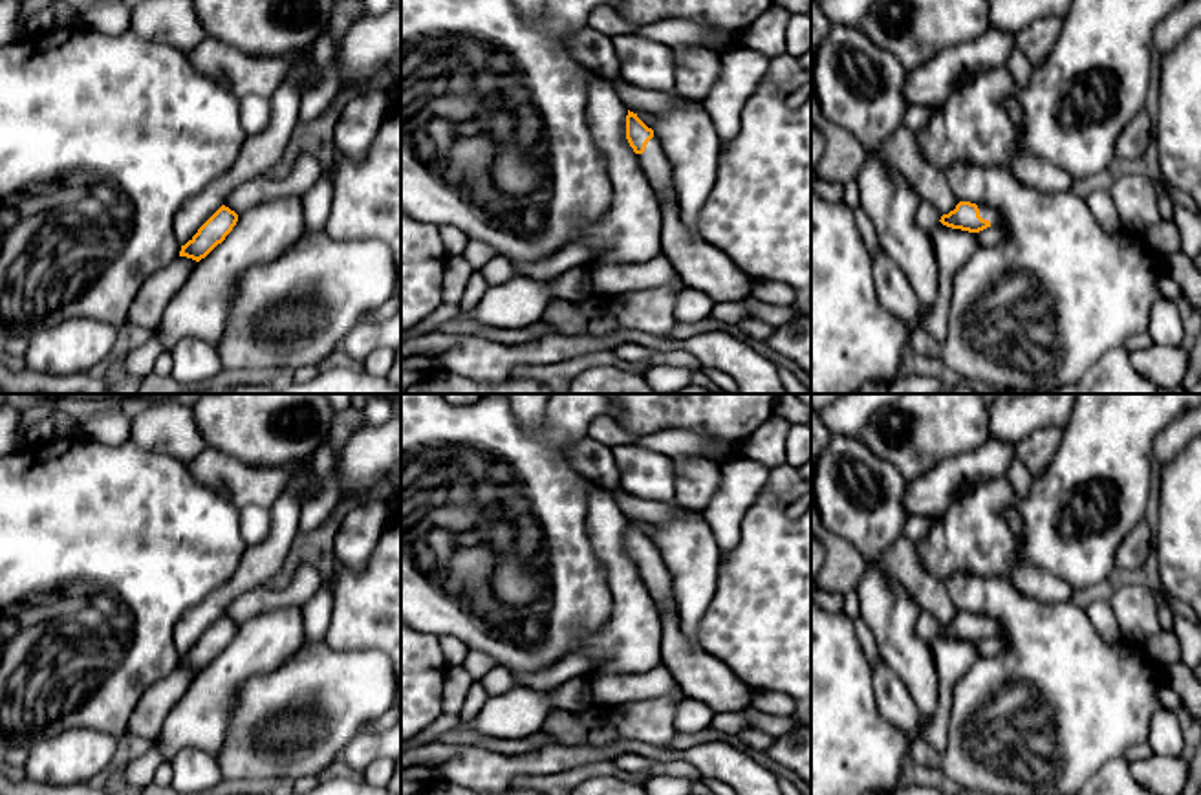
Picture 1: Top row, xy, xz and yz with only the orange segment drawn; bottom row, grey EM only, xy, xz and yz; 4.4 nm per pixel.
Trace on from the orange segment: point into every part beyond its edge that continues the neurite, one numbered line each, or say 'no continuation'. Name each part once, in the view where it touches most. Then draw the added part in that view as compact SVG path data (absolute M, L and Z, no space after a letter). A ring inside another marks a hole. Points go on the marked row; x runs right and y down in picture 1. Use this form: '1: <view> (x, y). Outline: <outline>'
1: yz (989, 213). Outline: M978 205L978 209L979 209L979 216L983 220L989 220L990 225L1000 225L1001 223L1001 214L994 207L990 207L990 205Z

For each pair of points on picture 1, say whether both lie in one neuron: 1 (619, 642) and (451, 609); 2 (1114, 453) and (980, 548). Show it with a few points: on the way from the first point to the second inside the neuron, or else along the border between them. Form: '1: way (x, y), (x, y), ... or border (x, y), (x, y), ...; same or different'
1: border (612, 605), (610, 616), (584, 631), (573, 651); different
2: way (1077, 482), (1059, 511), (1017, 548); same

